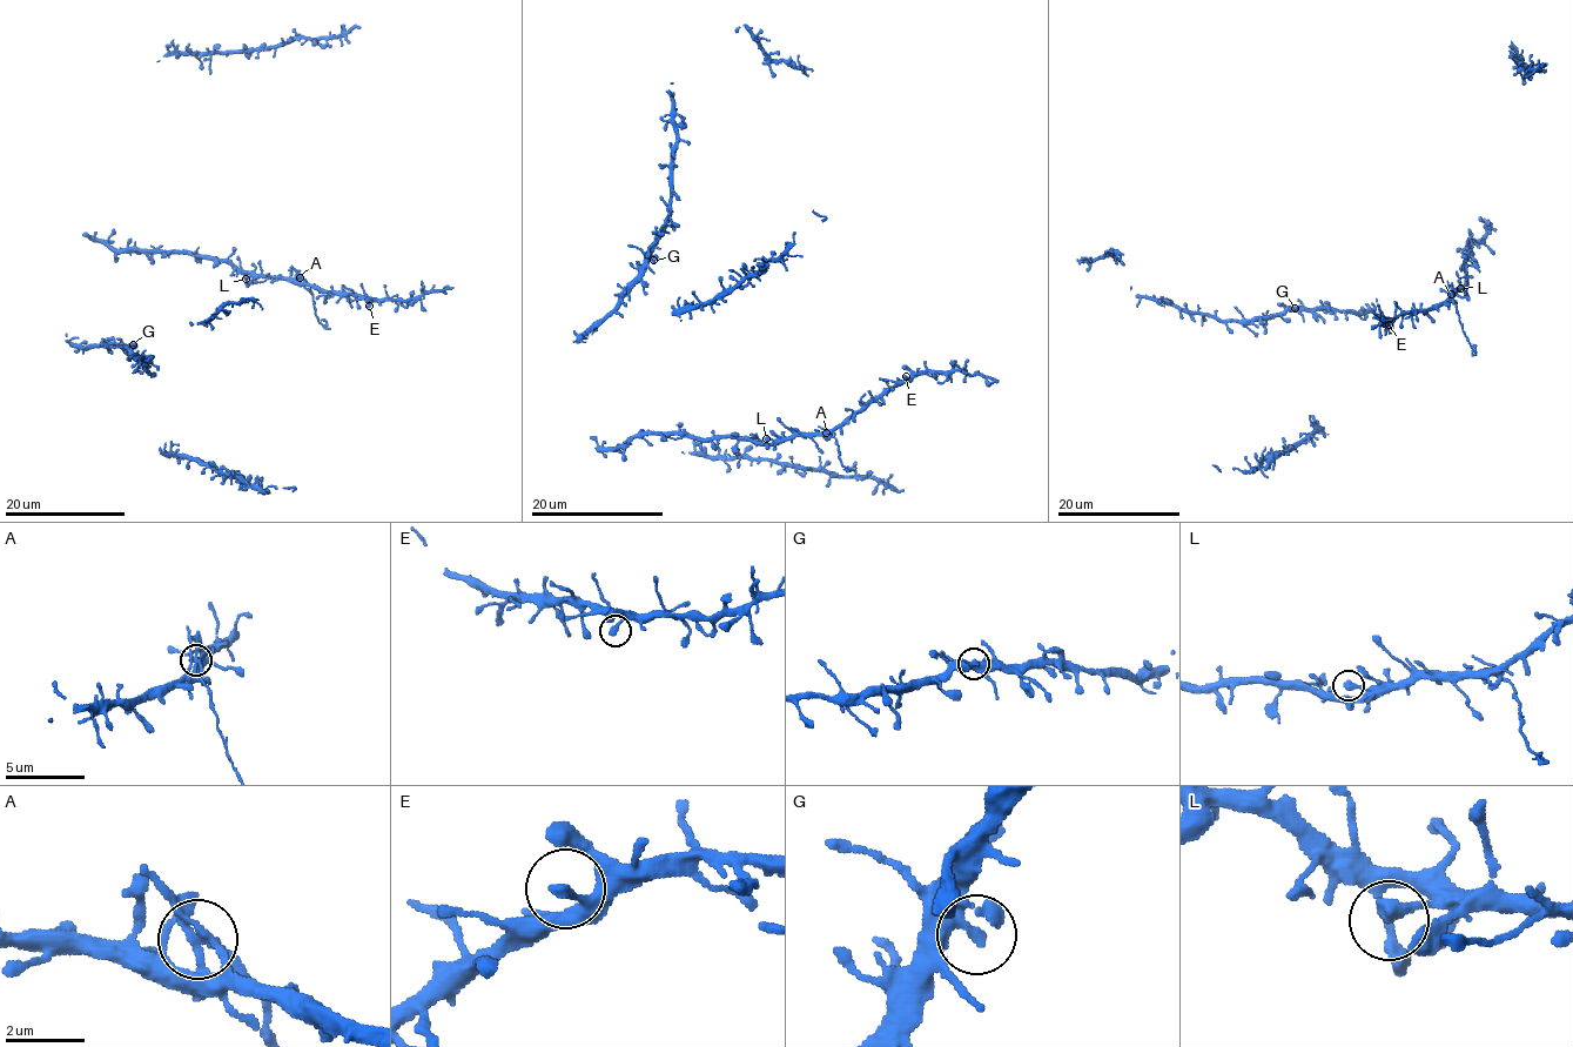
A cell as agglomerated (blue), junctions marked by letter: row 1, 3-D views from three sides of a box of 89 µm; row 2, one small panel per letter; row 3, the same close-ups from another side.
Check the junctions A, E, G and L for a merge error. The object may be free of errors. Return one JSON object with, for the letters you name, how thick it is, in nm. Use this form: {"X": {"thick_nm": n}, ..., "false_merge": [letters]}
{"A": {"thick_nm": 360}, "false_merge": ["A"]}

